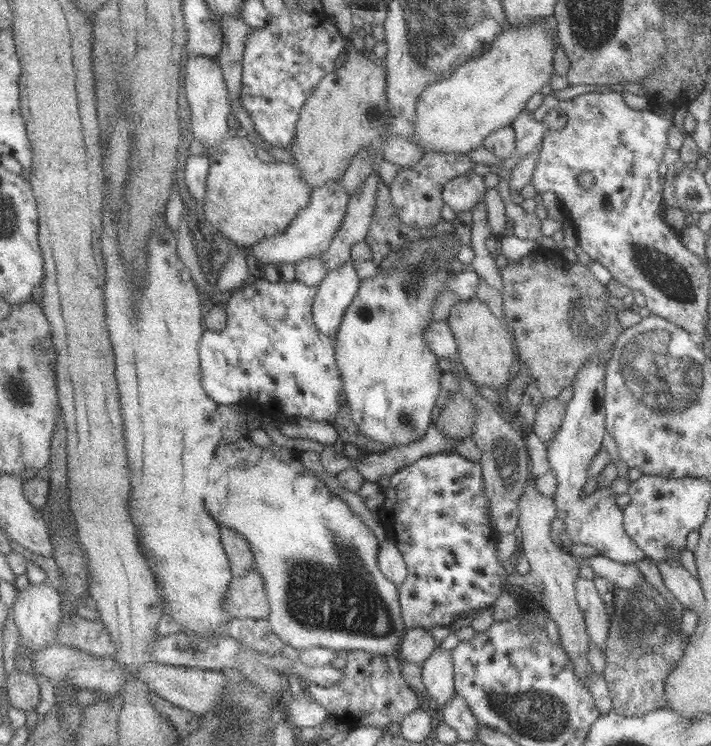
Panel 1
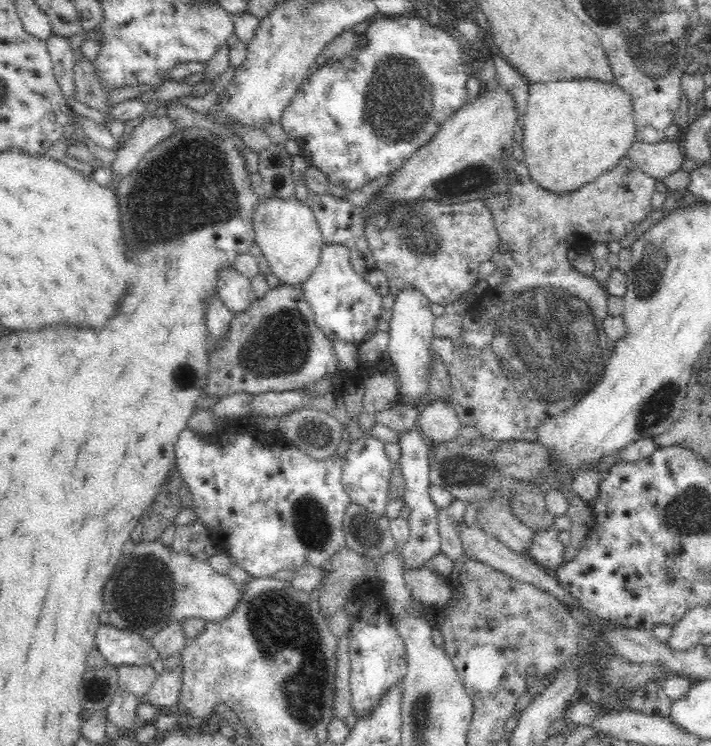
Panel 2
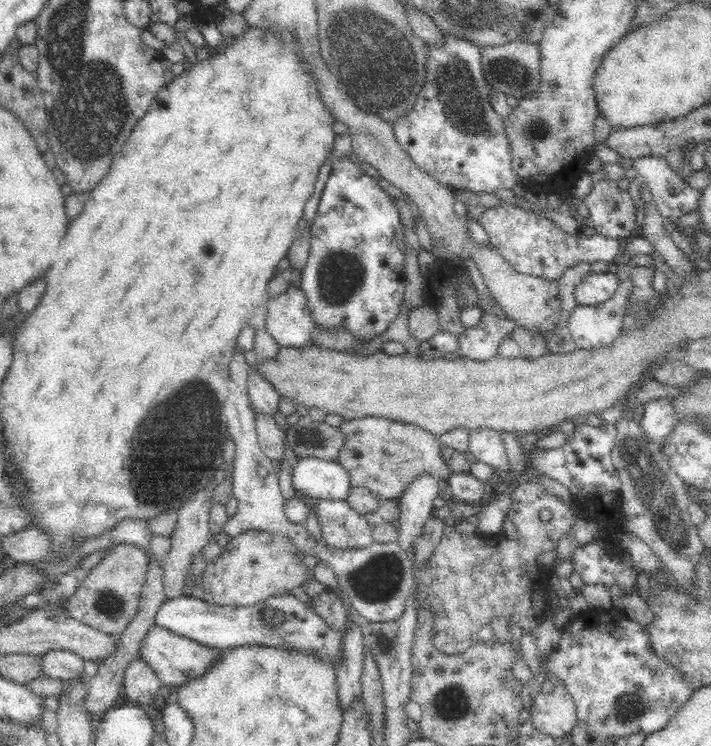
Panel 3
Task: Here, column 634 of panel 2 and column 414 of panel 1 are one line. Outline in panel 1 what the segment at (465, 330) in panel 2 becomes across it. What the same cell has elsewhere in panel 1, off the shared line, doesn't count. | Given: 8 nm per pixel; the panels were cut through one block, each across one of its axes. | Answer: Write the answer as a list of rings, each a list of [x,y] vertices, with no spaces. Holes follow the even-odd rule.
[[[427,151],[413,167],[400,168],[390,186],[392,199],[398,208],[397,217],[409,226],[427,228],[436,225],[442,220],[445,185],[459,175],[471,173],[476,164],[470,153]]]

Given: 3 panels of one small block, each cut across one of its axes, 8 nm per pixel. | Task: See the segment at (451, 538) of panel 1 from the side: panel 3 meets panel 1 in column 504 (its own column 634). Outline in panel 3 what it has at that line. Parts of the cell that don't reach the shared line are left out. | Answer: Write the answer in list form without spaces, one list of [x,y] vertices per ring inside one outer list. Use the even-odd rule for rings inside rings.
[[[583,422],[575,426],[570,440],[558,448],[541,448],[541,441],[544,438],[541,432],[516,435],[520,453],[531,470],[565,486],[573,496],[573,503],[579,516],[592,519],[599,526],[599,534],[586,544],[578,545],[570,559],[574,572],[580,574],[585,584],[601,584],[610,591],[613,599],[624,598],[637,592],[636,578],[640,572],[620,556],[625,551],[618,548],[617,539],[622,532],[624,515],[620,496],[622,483],[612,461],[616,434],[616,428],[607,422],[602,423],[602,426],[591,426],[590,423]]]

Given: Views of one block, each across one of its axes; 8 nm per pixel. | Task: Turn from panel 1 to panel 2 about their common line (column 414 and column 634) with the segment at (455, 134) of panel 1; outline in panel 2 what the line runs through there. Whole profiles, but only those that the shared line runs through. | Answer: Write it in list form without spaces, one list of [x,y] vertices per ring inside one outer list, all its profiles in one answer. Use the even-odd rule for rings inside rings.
[[[594,79],[529,83],[522,123],[522,163],[541,190],[570,194],[616,167],[634,142],[632,109],[628,95],[616,84]]]

